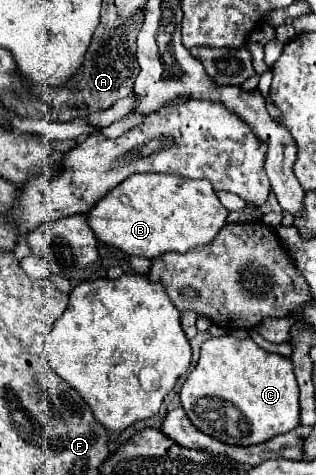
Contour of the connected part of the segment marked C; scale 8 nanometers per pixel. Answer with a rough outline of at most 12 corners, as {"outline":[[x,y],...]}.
{"outline":[[209,338],[181,388],[195,428],[253,446],[299,426],[291,360]]}

